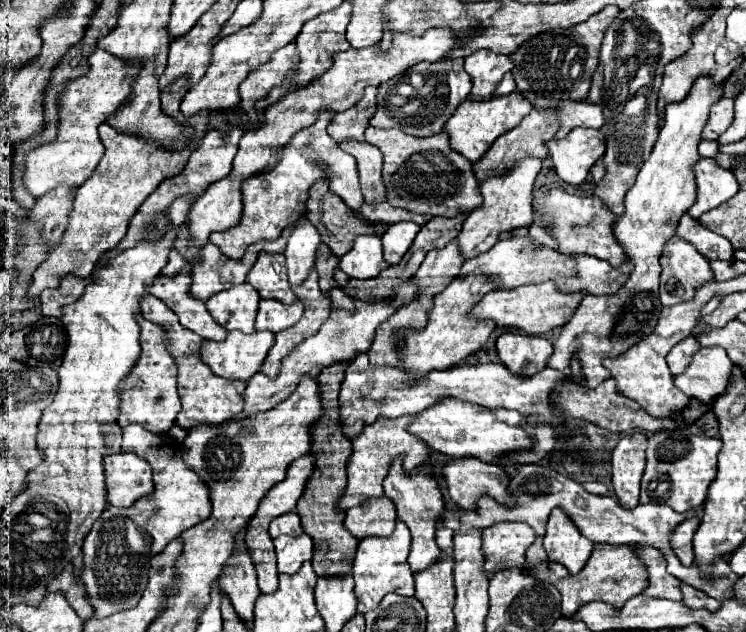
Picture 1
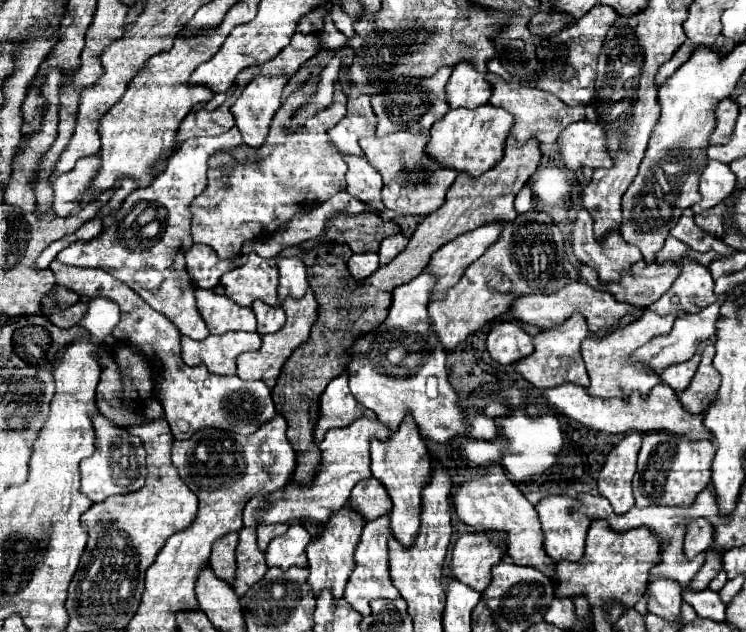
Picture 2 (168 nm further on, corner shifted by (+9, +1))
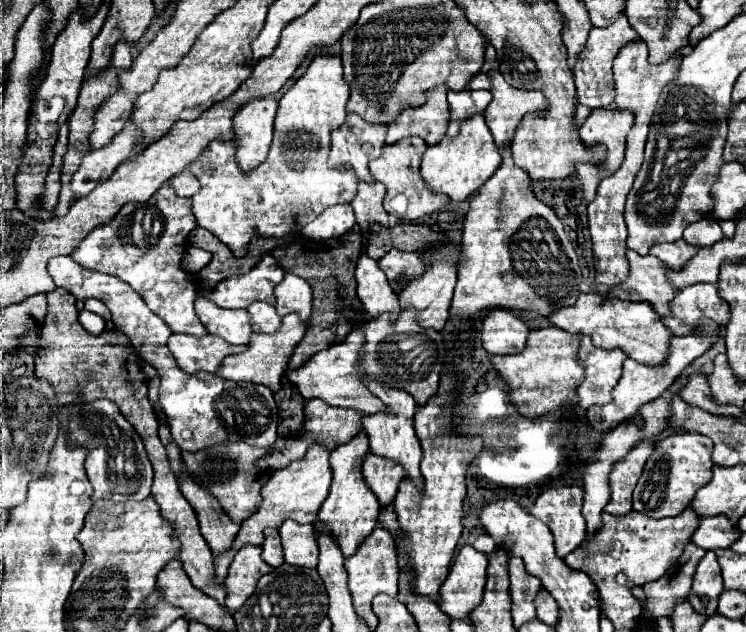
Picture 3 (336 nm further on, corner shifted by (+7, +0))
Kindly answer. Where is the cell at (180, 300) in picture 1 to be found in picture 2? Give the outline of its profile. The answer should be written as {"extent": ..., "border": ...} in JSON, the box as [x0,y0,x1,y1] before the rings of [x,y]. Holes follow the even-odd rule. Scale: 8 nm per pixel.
{"extent":[57,128,241,340],"border":[[[231,128],[211,138],[191,138],[169,158],[167,170],[151,186],[135,190],[123,200],[121,210],[103,218],[103,234],[95,242],[73,242],[57,254],[57,260],[69,266],[101,268],[135,290],[153,310],[167,316],[183,336],[205,340],[209,330],[195,306],[195,288],[185,268],[185,252],[193,246],[191,238],[191,200],[207,188],[207,160],[219,150],[241,146],[241,134]]]}

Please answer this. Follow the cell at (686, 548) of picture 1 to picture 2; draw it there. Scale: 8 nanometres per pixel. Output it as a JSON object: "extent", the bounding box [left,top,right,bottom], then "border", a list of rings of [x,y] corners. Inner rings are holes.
{"extent":[685,518,715,558],"border":[[[695,518],[689,526],[687,526],[687,534],[685,534],[685,556],[693,558],[705,550],[711,548],[715,530],[713,526],[707,522],[707,518]]]}

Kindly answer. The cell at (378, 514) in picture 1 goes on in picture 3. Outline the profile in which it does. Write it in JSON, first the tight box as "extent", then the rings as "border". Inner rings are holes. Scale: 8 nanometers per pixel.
{"extent":[361,453,401,507],"border":[[[367,453],[361,471],[363,471],[365,483],[375,493],[381,507],[391,505],[395,499],[397,487],[401,483],[401,467],[393,467],[393,463],[389,463],[387,459],[377,459],[377,455]]]}

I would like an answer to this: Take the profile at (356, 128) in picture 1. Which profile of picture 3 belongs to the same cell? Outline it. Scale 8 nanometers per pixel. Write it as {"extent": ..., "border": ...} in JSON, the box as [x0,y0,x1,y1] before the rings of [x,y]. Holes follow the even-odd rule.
{"extent":[329,113,387,181],"border":[[[349,113],[345,123],[331,133],[329,163],[349,163],[357,177],[373,181],[367,163],[381,155],[387,125],[369,123],[357,113]]]}

